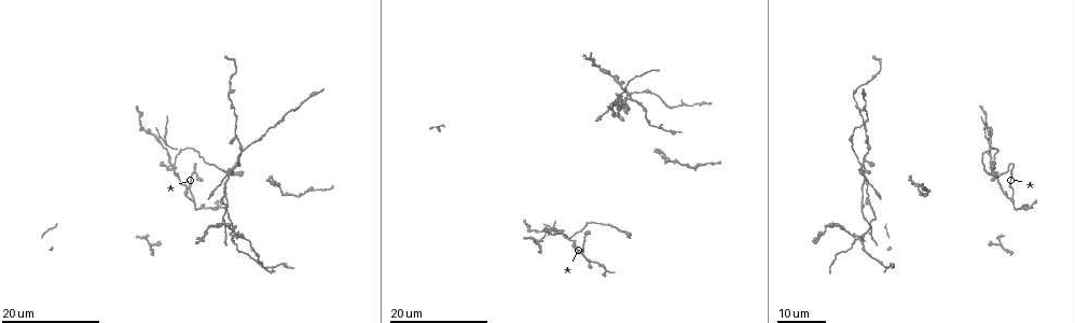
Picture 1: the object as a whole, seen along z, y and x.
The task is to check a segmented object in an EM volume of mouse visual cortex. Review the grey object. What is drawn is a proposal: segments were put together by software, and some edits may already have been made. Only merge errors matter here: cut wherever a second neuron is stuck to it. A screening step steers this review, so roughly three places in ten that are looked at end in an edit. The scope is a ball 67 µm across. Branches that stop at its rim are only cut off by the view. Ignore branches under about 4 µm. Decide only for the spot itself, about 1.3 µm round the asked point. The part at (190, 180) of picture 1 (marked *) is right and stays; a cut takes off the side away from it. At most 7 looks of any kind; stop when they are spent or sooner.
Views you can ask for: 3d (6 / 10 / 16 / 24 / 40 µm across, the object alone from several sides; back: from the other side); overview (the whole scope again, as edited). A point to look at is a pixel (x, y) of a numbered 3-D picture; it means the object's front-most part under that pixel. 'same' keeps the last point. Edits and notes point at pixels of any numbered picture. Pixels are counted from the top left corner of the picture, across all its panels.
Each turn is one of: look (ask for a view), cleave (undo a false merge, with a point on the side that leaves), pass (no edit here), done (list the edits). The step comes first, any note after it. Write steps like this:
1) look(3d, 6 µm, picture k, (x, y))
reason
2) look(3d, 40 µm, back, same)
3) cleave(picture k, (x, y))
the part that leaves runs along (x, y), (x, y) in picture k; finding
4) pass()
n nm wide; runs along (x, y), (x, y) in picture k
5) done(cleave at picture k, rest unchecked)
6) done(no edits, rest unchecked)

look(3d, 16 µm, picture 1, (1012, 173))
four arms meet

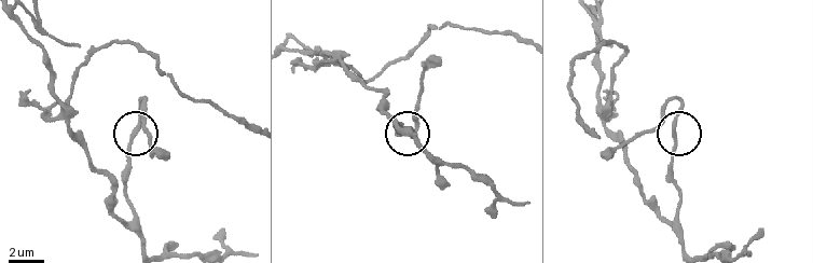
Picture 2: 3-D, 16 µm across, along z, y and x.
look(3d, 10 µm, picture 2, (138, 124))

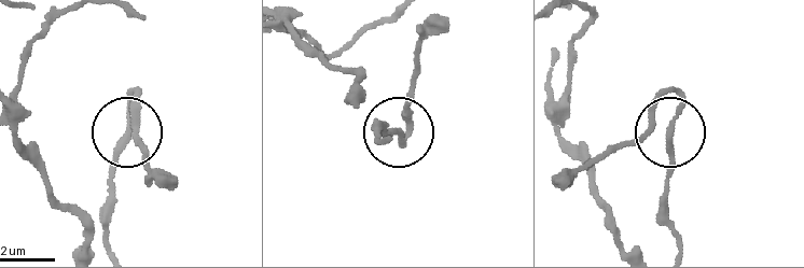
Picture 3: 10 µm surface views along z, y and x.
pass()
4 arms; runs along (109, 179), (118, 146), (134, 128), (143, 154) in picture 3; continuous, no second neuron

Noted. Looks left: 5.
look(3d, 24 µm, picture 1, (581, 250))
arms part here

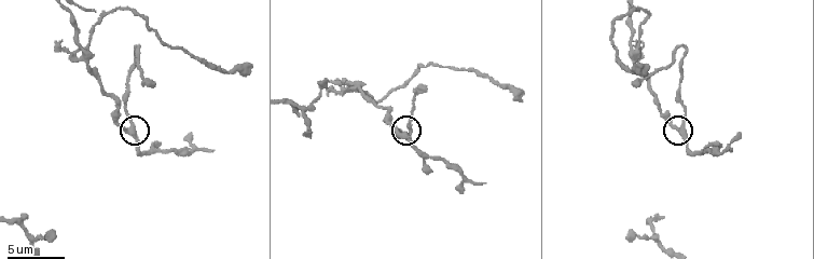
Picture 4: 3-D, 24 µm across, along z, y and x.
look(3d, 10 µm, picture 4, (401, 136))

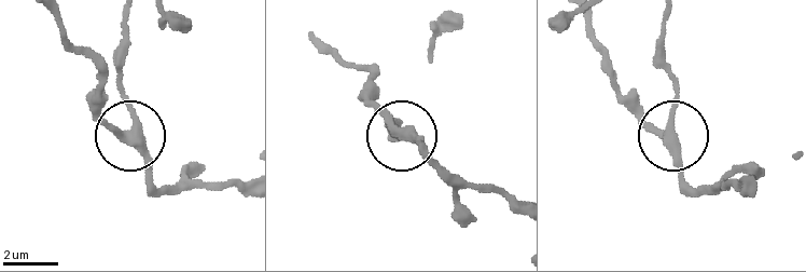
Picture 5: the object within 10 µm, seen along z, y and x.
look(3d, 6 µm, picture 5, (405, 135))
closer look

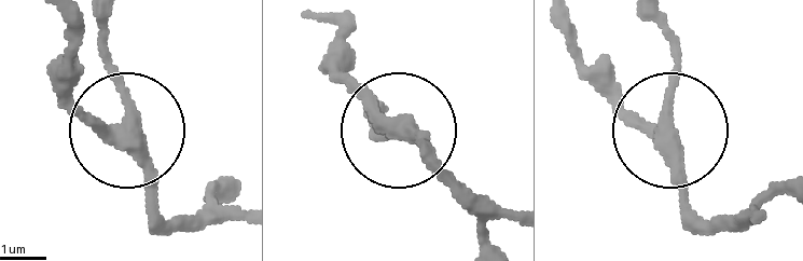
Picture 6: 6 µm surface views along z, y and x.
pass()
runs along (655, 17), (675, 64), (675, 145), (697, 233) in picture 6; continuous, no second neuron

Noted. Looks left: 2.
look(3d, 10 µm, picture 4, (85, 48))
thin arm on a thick one

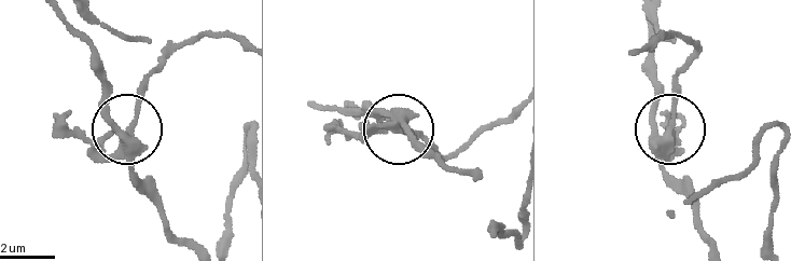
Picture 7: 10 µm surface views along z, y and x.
cleave(picture 7, (87, 154))
the part that leaves runs along (127, 143), (137, 91), (169, 56), (211, 35), (239, 37) in picture 7; two neurons meet here

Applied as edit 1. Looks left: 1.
done(cleave at picture 7, rest unchecked)

